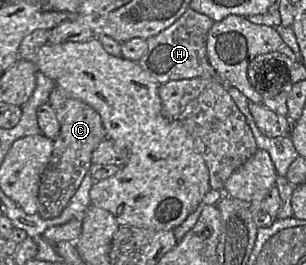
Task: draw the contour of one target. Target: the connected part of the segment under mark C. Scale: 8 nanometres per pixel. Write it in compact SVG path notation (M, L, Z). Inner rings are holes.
M58 87L50 93L48 103L55 111L60 131L54 139L52 155L40 181L38 213L45 219L59 216L78 190L92 164L92 153L107 138L98 112L81 100L69 96Z

